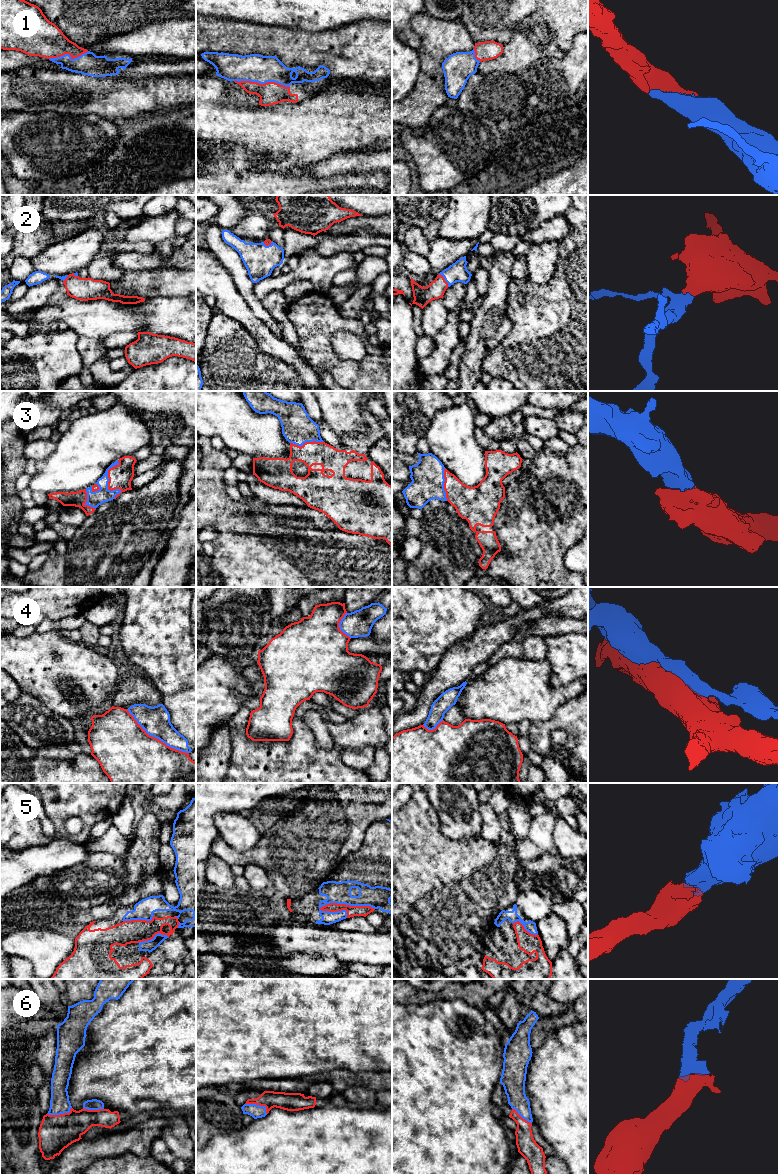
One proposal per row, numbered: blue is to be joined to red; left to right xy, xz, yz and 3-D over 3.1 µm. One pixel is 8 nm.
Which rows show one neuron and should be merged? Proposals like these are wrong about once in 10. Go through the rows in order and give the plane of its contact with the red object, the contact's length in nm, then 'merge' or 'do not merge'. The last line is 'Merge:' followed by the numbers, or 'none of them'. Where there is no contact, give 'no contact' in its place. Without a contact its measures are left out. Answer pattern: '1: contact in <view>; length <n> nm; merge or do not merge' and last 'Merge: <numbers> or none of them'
1: contact in xz; length 460 nm; merge
2: contact in yz; length 130 nm; merge
3: contact in xy; length 320 nm; merge
4: contact in xy; length 600 nm; do not merge
5: contact in xz; length 440 nm; merge
6: contact in xz; length 200 nm; merge
Merge: 1, 2, 3, 5, 6

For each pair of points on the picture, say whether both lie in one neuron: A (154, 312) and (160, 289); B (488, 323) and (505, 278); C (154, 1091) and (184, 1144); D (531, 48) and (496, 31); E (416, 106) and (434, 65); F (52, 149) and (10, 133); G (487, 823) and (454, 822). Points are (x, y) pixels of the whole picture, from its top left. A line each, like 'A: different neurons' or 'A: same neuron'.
A: different neurons
B: same neuron
C: different neurons
D: different neurons
E: same neuron
F: same neuron
G: different neurons

